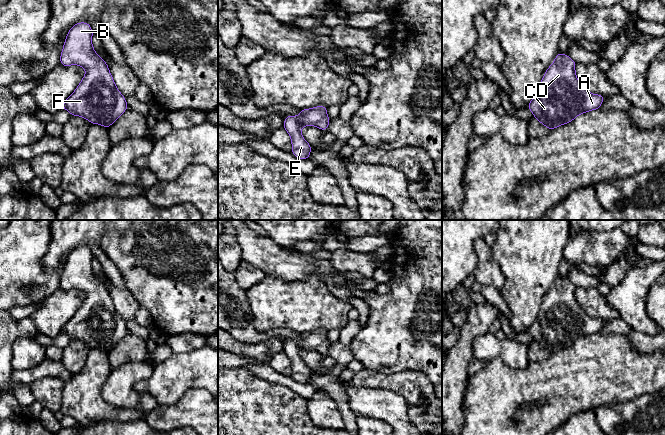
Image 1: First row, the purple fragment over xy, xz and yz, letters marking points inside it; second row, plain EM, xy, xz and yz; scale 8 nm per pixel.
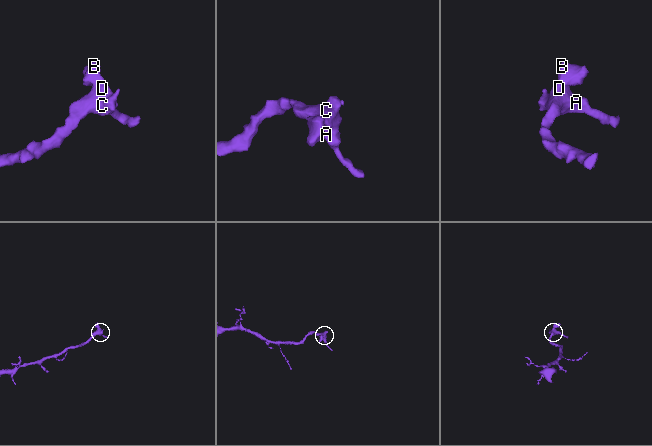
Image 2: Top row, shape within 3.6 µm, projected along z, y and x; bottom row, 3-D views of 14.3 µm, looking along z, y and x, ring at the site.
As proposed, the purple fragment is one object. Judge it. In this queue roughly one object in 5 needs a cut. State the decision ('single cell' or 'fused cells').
single cell

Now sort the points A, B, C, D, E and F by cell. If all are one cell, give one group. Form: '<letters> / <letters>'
A B C D E F

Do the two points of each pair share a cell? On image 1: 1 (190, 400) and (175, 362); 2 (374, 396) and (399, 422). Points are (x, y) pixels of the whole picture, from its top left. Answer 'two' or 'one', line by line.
1: two
2: one

